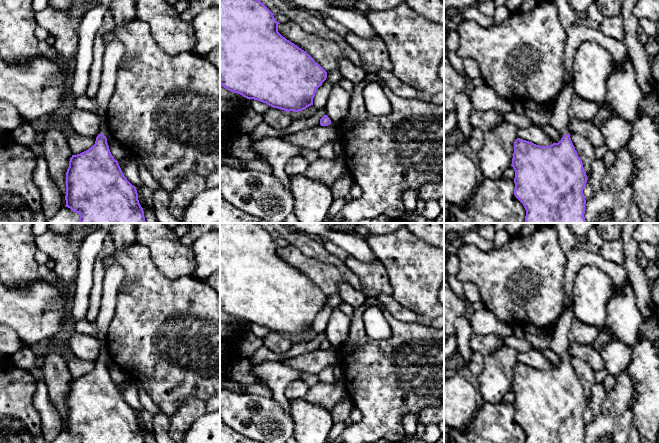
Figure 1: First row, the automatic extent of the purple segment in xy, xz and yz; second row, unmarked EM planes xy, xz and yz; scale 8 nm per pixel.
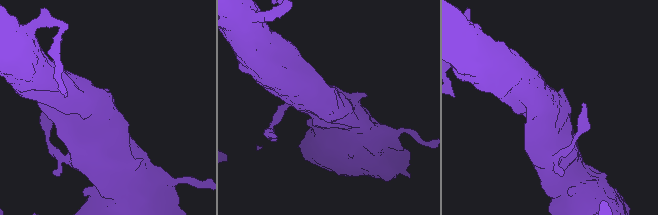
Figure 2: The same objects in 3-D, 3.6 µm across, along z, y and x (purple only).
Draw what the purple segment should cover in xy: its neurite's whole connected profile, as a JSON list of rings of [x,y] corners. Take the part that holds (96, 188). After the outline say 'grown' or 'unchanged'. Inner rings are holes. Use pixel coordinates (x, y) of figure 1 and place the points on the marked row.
[[[112,40],[103,56],[102,78],[96,95],[100,113],[100,131],[95,144],[88,150],[72,155],[66,172],[66,207],[80,215],[78,223],[146,223],[144,211],[138,200],[136,187],[124,176],[118,161],[112,156],[107,136],[106,111],[113,95],[117,71],[124,54],[124,46],[118,40]]]; grown

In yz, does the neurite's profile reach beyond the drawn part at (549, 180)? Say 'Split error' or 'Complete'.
Split error

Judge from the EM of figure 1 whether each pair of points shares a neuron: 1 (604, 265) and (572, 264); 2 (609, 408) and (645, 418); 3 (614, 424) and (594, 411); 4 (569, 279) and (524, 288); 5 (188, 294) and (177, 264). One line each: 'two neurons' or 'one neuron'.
1: one neuron
2: two neurons
3: two neurons
4: two neurons
5: two neurons

